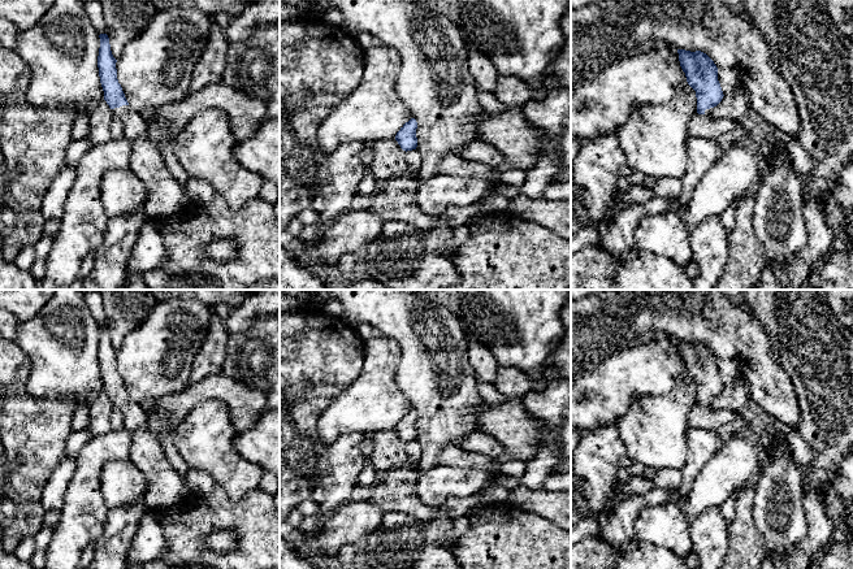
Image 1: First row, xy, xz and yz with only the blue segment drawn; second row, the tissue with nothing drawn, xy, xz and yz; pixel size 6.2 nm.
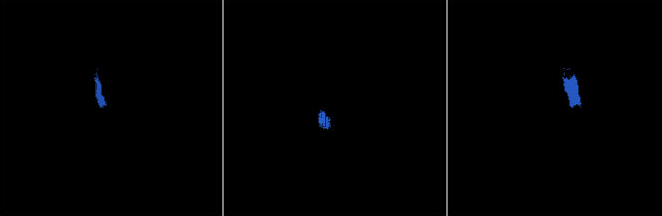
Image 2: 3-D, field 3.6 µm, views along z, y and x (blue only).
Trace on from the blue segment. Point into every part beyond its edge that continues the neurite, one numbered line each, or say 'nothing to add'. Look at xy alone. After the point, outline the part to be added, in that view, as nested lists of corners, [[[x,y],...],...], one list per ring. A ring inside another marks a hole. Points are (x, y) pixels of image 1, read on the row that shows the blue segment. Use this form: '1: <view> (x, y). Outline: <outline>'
1: xy (165, 196). Outline: [[[131,105],[112,109],[124,122],[124,136],[131,143],[130,170],[143,182],[146,216],[153,220],[177,214],[190,205],[186,191],[166,168],[160,148],[147,138],[147,122]]]

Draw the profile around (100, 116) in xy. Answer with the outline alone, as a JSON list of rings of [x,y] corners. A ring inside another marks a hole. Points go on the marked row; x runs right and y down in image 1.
[[[103,99],[98,103],[92,103],[87,114],[90,123],[88,142],[92,145],[99,145],[111,139],[109,127],[114,114],[107,101]]]

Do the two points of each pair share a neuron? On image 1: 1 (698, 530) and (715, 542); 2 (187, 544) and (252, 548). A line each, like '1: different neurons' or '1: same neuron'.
1: same neuron
2: same neuron

